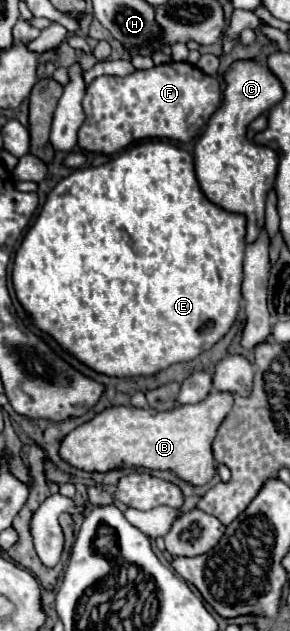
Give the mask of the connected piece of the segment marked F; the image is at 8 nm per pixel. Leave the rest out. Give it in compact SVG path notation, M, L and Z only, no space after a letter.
M162 63L148 71L134 71L126 77L98 77L84 95L86 121L78 131L78 145L98 153L118 153L130 143L158 137L188 143L196 137L208 117L220 105L220 83L188 63Z

